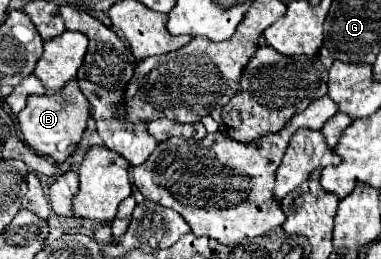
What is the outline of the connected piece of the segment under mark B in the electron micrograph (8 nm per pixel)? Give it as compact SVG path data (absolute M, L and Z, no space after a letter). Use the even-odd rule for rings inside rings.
M73 78L71 82L65 84L61 96L49 96L49 94L29 96L27 106L17 114L17 120L19 120L23 140L35 154L49 156L55 162L65 162L81 140L81 134L87 126L87 116L89 116L89 102L79 92L77 80Z

